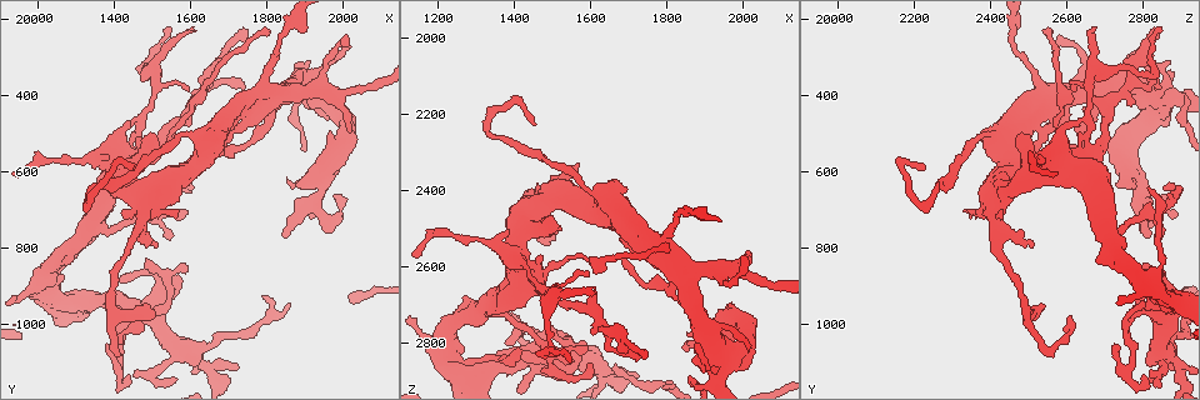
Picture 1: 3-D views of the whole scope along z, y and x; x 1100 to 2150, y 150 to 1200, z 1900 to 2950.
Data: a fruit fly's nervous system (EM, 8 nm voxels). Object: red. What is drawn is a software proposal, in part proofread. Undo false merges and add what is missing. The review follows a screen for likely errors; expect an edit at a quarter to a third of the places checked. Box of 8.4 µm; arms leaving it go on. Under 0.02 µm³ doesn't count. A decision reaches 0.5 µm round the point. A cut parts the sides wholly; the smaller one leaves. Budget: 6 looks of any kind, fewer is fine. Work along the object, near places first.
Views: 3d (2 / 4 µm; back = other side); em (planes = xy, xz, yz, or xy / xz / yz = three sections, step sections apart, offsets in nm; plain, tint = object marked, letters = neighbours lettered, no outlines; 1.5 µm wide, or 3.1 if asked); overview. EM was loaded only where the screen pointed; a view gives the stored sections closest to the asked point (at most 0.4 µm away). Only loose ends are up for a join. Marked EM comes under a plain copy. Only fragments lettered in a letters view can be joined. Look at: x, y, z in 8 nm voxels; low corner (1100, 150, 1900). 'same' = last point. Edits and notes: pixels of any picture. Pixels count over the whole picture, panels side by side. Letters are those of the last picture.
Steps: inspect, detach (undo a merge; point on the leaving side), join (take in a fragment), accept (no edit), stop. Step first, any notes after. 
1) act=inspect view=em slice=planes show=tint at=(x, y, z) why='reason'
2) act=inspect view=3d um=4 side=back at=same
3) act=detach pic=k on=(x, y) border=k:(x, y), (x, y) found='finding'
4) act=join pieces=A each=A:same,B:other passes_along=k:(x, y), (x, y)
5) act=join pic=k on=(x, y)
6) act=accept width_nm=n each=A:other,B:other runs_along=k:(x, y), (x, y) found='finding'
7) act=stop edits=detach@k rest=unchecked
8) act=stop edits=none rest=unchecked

act=inspect view=3d um=4 at=(1420, 880, 2845)

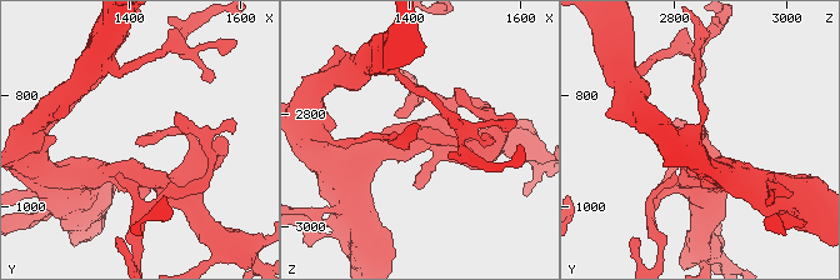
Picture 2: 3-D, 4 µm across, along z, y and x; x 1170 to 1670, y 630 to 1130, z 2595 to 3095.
act=inspect view=em slice=yz step=4 show=tint at=(1415, 890, 2840) why='now the EM'

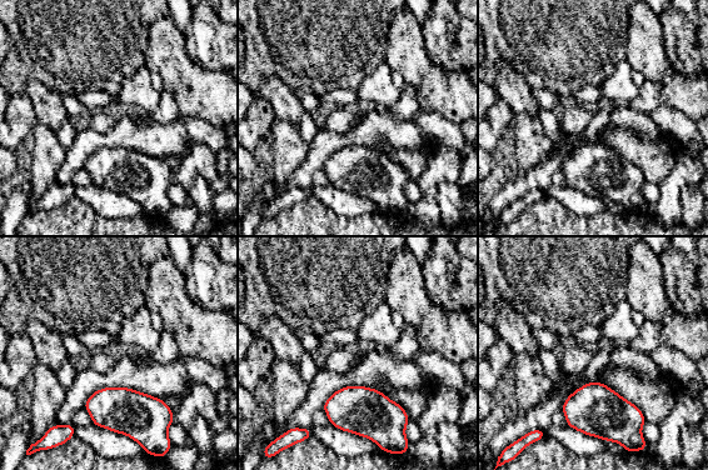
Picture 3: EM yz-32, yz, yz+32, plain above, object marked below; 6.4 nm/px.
act=inspect view=em slice=planes show=letters at=same

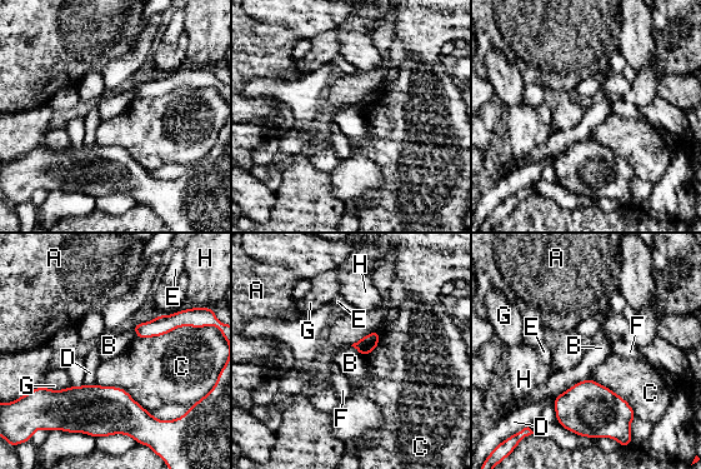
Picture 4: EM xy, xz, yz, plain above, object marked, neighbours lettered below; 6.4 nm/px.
act=accept each=A:other,B:other,C:other,D:other,E:other,F:other,G:other,H:other border=4:(589, 377), (574, 383), (554, 399) found='none of them fits'

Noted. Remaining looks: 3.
act=inspect view=em slice=planes show=letters at=(1405, 1065, 2540) why='abrupt turn'

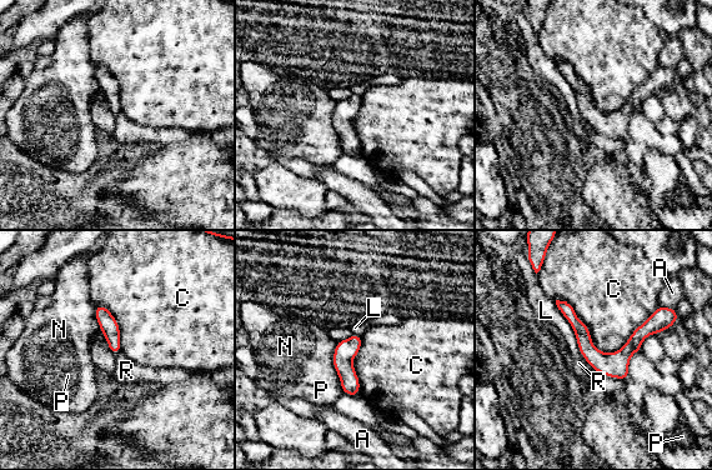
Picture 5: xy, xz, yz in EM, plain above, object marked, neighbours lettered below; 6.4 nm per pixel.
act=accept each=A:other,C:other,L:other,N:other,P:other,R:other border=5:(555, 300), (602, 353), (658, 305) found='one cell here'

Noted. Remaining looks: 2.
act=stop edits=none rest=unchecked

